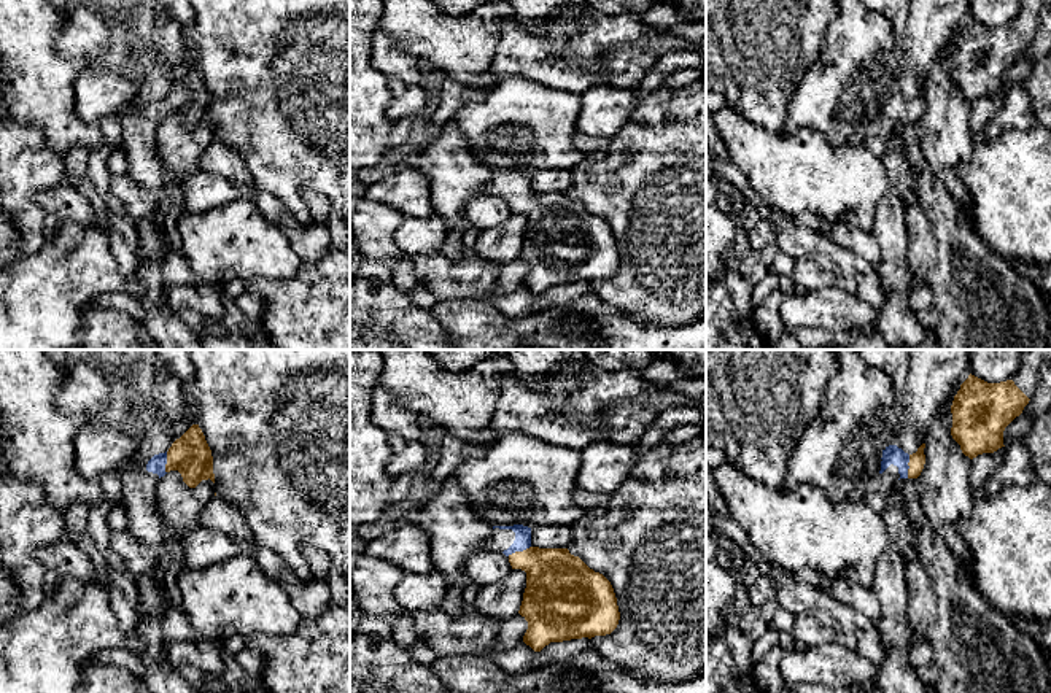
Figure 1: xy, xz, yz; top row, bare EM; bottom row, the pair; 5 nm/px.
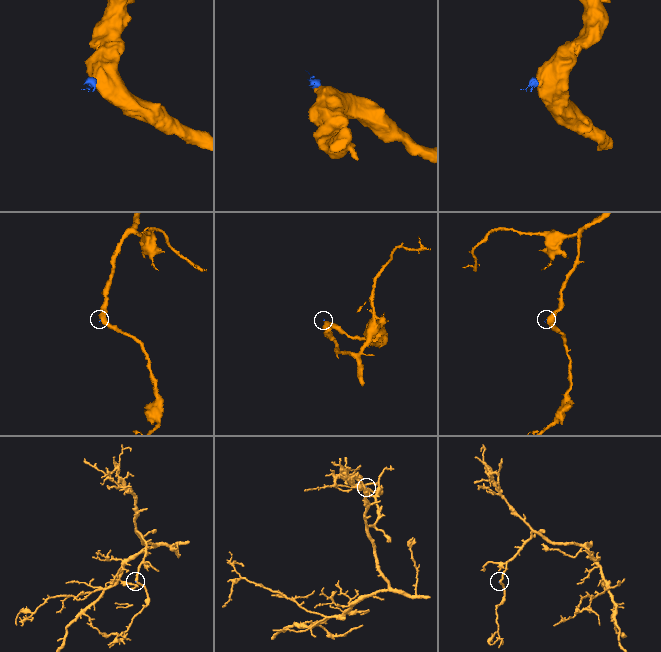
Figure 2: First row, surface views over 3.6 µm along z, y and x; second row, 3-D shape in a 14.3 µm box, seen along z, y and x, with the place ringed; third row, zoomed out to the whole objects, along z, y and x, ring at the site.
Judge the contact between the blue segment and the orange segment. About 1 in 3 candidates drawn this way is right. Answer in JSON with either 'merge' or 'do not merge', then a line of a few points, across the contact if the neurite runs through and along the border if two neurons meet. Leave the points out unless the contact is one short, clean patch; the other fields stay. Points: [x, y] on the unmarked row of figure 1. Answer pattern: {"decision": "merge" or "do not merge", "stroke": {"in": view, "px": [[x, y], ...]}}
{"decision": "merge", "stroke": {"in": "yz", "px": [[892, 99], [908, 110], [916, 107]]}}

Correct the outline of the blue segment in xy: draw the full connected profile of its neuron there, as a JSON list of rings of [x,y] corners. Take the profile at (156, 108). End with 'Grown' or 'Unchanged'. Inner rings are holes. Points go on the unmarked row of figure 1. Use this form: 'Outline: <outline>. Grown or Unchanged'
Outline: [[[192,68],[165,97],[134,110],[157,118],[159,122],[170,114],[178,114],[189,132],[208,122],[215,127],[211,94],[199,68]]]. Grown

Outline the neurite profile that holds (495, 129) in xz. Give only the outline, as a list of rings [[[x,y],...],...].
[[[506,78],[483,100],[463,105],[453,121],[474,159],[491,170],[571,170],[585,159],[572,141],[580,105],[582,95],[574,92],[533,79]]]

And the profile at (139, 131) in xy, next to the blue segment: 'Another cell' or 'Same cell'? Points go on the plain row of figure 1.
Another cell

